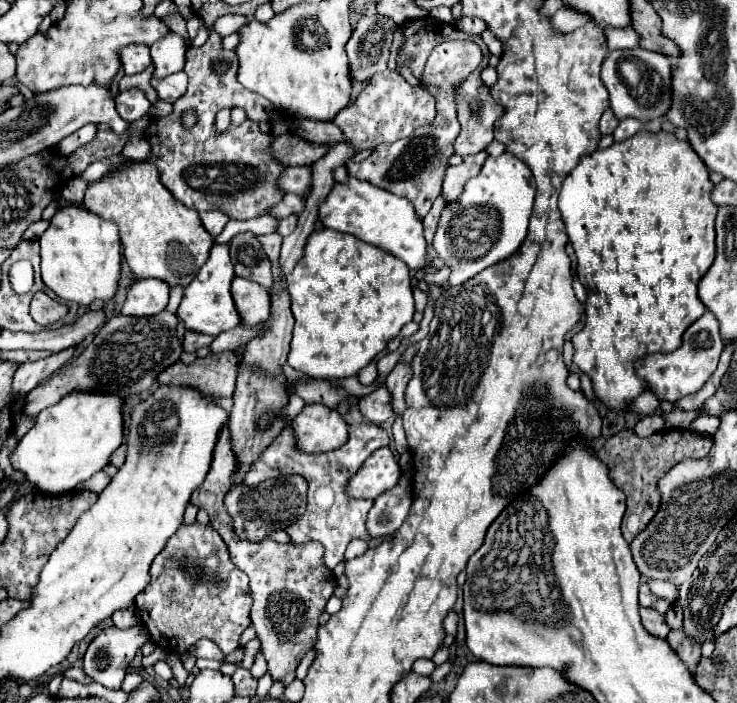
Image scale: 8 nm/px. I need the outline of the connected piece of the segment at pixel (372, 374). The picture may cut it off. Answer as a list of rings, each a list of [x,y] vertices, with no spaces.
[[[377,360],[372,361],[368,366],[360,370],[358,373],[358,379],[364,386],[372,384],[377,376]]]

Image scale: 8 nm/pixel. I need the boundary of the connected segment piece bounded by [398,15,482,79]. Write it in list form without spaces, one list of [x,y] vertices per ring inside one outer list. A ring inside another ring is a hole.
[[[422,17],[422,19],[414,19],[414,21],[406,21],[400,25],[404,29],[406,35],[406,43],[402,47],[402,53],[398,57],[398,65],[404,67],[408,65],[412,69],[414,77],[422,77],[422,69],[424,63],[430,55],[430,51],[446,41],[446,39],[474,39],[474,41],[482,41],[478,35],[466,35],[460,29],[448,25],[448,23],[440,23],[434,17]],[[406,57],[410,61],[406,61]]]

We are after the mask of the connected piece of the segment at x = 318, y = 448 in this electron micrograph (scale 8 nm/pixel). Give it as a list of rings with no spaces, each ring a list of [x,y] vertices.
[[[306,405],[292,419],[296,449],[302,453],[326,453],[348,439],[348,423],[340,413],[324,405]]]

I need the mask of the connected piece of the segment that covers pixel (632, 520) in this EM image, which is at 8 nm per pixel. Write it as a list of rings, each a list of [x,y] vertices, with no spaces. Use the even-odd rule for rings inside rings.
[[[664,429],[646,439],[638,437],[634,431],[620,431],[614,437],[610,437],[600,451],[596,451],[596,457],[608,465],[608,475],[612,483],[626,495],[622,535],[628,543],[632,543],[632,539],[650,523],[650,519],[656,515],[660,507],[660,491],[656,487],[658,479],[664,473],[668,473],[676,463],[688,457],[696,459],[706,457],[710,449],[712,449],[710,435],[698,435],[682,429]]]

